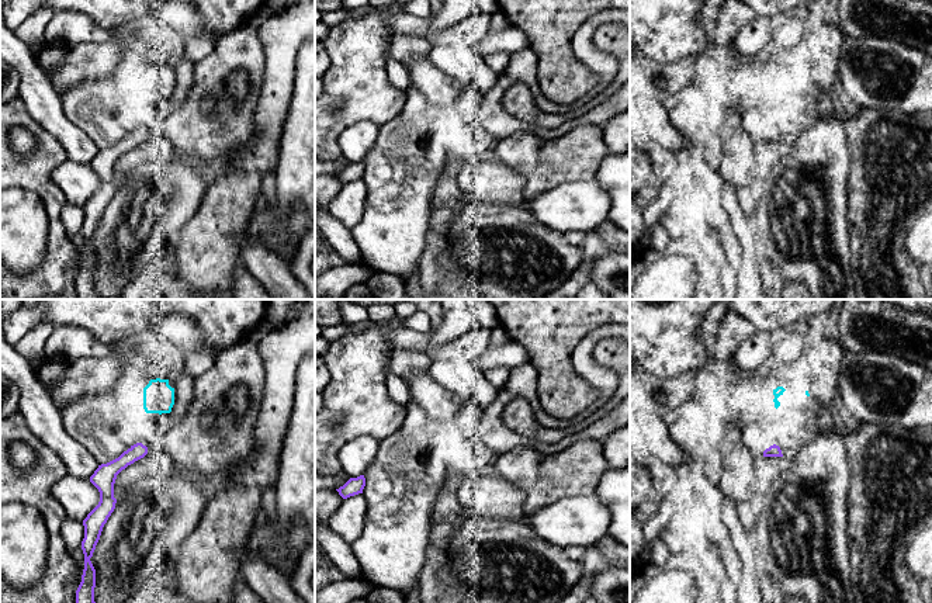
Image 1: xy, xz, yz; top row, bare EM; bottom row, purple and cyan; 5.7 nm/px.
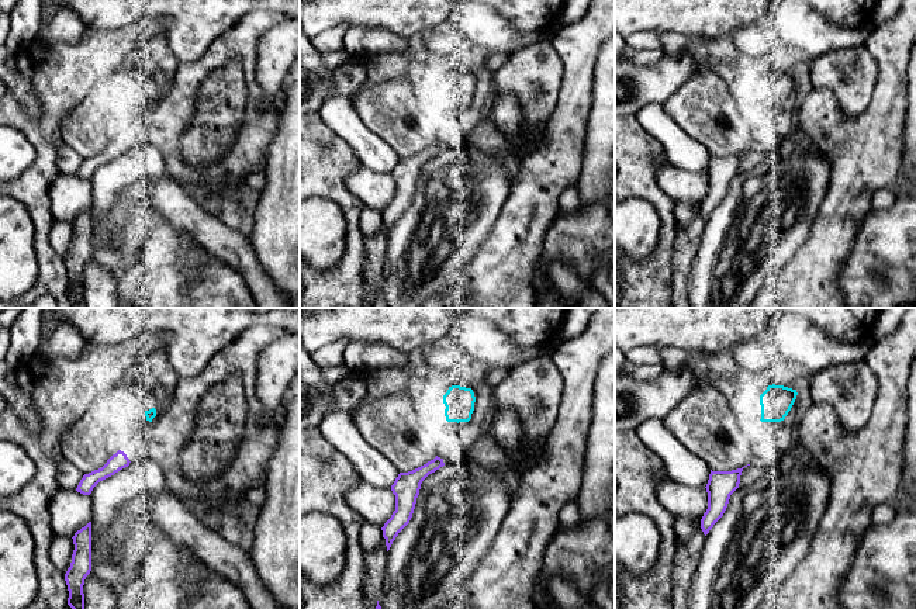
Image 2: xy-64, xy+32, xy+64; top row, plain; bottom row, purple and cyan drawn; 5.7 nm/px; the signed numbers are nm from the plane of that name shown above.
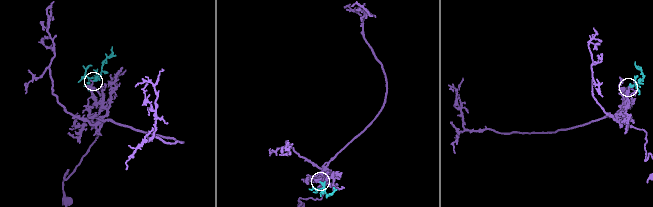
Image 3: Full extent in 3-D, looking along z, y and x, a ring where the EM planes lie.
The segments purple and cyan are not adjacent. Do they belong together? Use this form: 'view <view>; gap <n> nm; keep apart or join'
view xy; gap 180 nm; keep apart

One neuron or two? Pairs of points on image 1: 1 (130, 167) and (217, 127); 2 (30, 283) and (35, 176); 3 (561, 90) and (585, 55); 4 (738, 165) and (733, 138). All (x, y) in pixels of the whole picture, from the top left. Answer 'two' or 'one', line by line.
1: two
2: one
3: two
4: one

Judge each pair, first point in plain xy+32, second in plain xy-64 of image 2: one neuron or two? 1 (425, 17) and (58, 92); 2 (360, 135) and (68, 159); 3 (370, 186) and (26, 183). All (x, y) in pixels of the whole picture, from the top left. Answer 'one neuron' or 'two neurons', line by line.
1: two neurons
2: one neuron
3: two neurons

